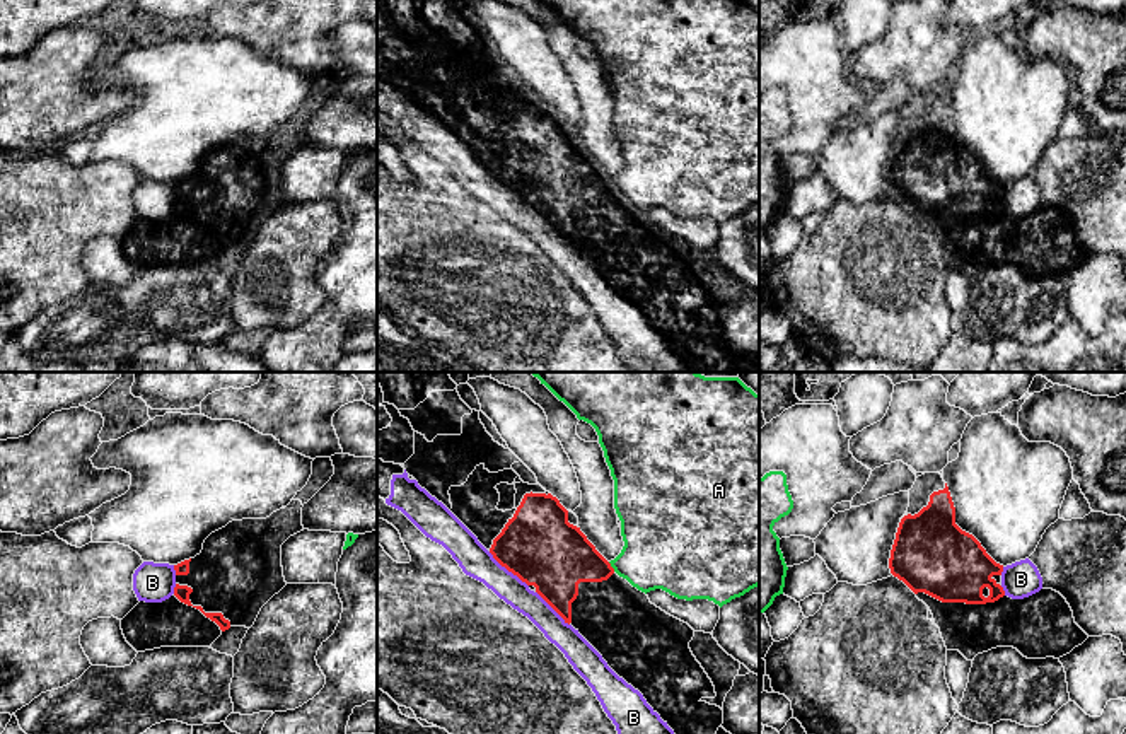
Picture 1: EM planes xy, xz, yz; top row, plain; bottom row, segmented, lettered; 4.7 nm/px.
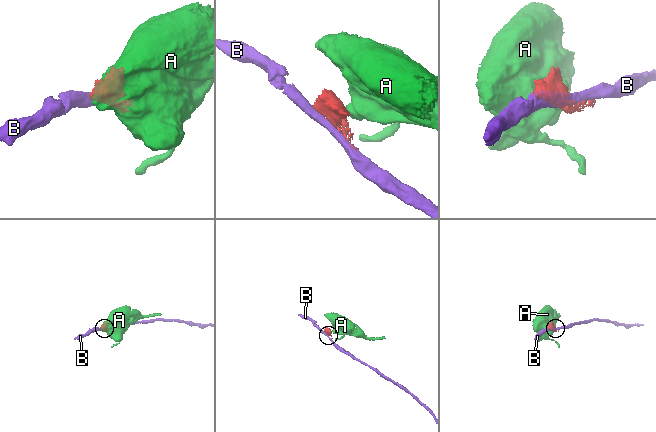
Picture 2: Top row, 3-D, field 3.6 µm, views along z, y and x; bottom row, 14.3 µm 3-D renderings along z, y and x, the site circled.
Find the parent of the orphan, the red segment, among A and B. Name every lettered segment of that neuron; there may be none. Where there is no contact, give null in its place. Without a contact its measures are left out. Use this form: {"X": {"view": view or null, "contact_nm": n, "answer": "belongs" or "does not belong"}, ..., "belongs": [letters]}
{"A": {"view": "xz", "contact_nm": 60, "answer": "does not belong"}, "B": {"view": "xz", "contact_nm": 260, "answer": "does not belong"}, "belongs": []}

